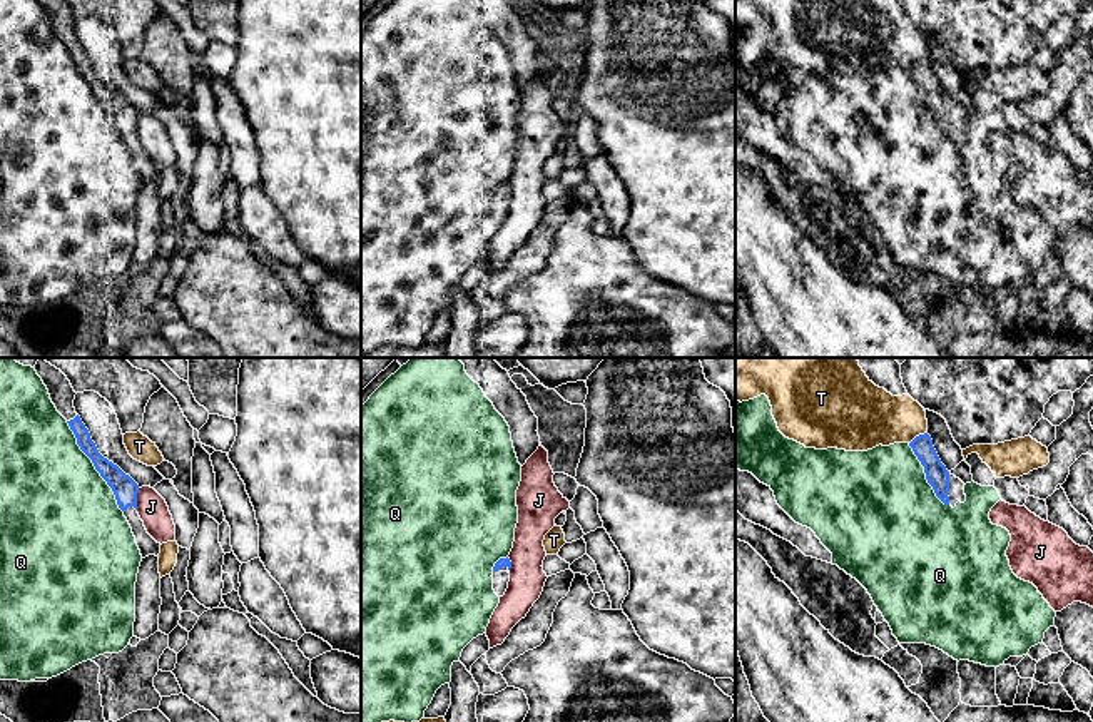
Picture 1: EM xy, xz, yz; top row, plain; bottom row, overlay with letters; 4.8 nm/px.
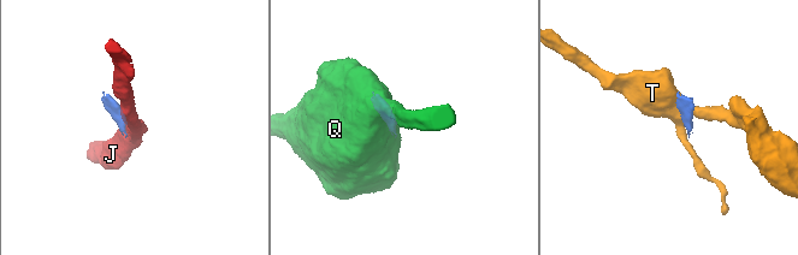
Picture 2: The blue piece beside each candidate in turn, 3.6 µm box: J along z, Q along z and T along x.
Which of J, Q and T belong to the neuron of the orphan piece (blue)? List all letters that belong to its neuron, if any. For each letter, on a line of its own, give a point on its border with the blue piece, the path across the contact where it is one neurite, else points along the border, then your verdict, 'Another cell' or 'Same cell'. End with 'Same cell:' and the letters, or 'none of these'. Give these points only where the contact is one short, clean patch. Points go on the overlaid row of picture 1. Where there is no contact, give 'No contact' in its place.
J: Touches blue at xy (136, 498). Another cell
Q: Touches blue at xy (94, 465). Another cell
T: Touches blue at yz (920, 435). Another cell
Same cell: none of these

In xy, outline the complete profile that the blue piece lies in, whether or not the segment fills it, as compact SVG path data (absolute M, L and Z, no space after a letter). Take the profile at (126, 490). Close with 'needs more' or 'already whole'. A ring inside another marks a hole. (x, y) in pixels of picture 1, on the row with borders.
M38 359L33 368L37 374L42 378L43 384L47 386L50 399L55 404L57 411L67 419L70 430L74 431L77 445L92 460L95 470L112 488L117 505L124 511L124 516L127 518L132 528L142 558L149 555L159 557L160 543L157 543L147 533L144 521L137 513L139 485L117 465L114 465L99 453L95 443L90 438L89 430L82 423L80 416L75 413L74 399L77 393L74 391L70 381L60 369L57 369L45 359Z; needs more

